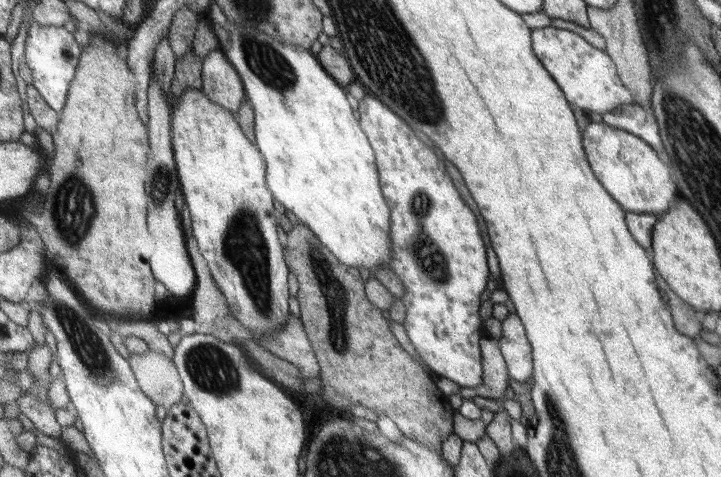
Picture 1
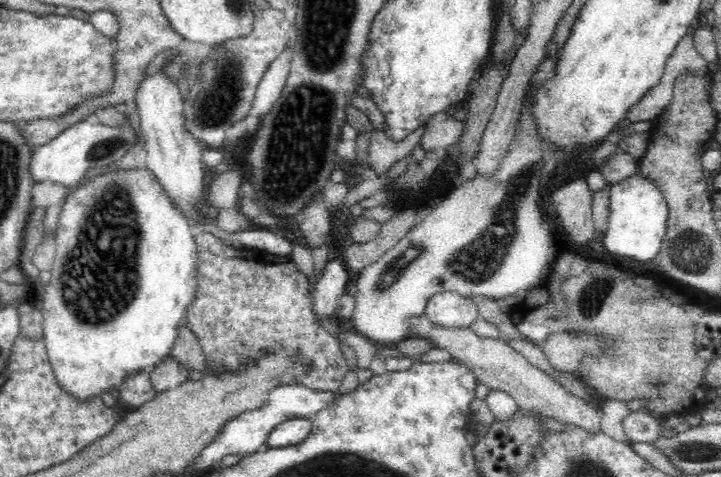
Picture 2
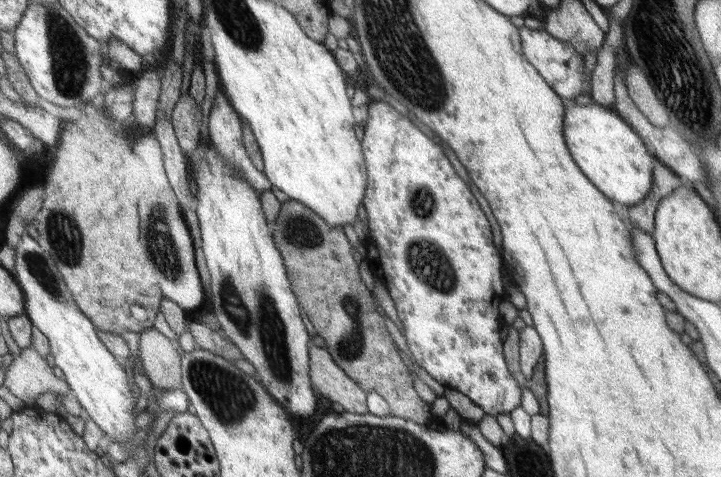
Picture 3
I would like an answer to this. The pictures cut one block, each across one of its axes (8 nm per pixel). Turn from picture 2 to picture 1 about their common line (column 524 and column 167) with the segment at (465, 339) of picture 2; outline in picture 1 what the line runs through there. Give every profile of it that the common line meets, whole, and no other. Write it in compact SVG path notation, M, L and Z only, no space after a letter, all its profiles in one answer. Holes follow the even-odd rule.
M148 350L143 354L130 353L129 362L136 384L155 405L168 409L179 403L182 382L171 359Z

